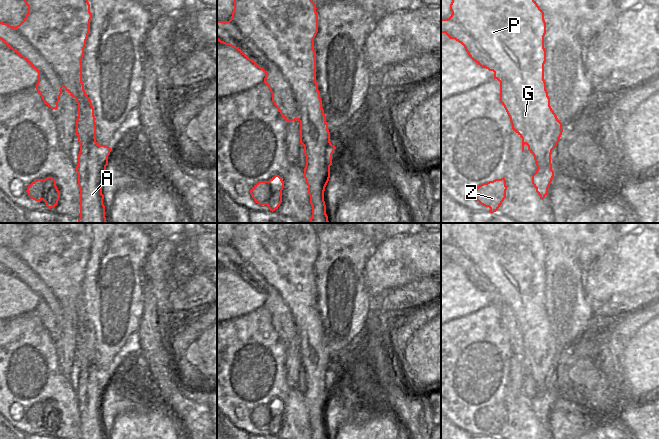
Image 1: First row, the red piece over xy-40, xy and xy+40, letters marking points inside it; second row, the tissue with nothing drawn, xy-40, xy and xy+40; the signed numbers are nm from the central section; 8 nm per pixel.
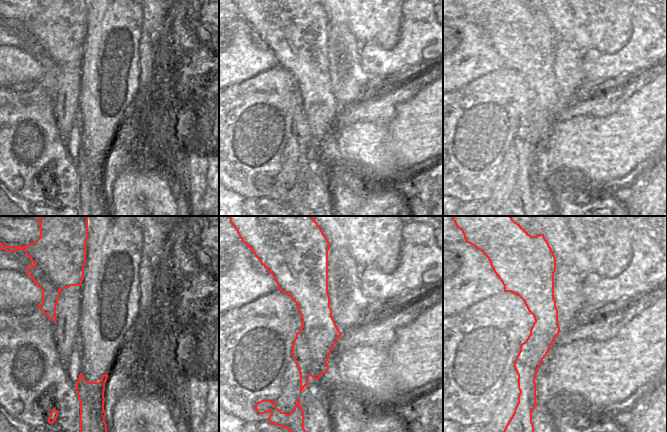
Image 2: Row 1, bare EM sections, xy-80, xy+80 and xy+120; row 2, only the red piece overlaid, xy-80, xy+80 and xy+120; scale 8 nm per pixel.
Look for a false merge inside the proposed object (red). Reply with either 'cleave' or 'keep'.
cleave

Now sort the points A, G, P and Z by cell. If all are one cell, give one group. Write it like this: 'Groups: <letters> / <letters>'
Groups: A P / G Z

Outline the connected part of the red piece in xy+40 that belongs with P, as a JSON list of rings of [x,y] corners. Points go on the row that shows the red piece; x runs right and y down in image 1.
[[[452,0],[450,10],[450,17],[457,21],[494,60],[500,70],[500,76],[514,86],[518,98],[523,101],[532,96],[535,100],[534,160],[537,170],[532,175],[532,184],[543,200],[548,195],[548,188],[554,177],[551,164],[552,150],[557,146],[563,132],[562,123],[550,106],[544,80],[544,12],[534,0]]]

